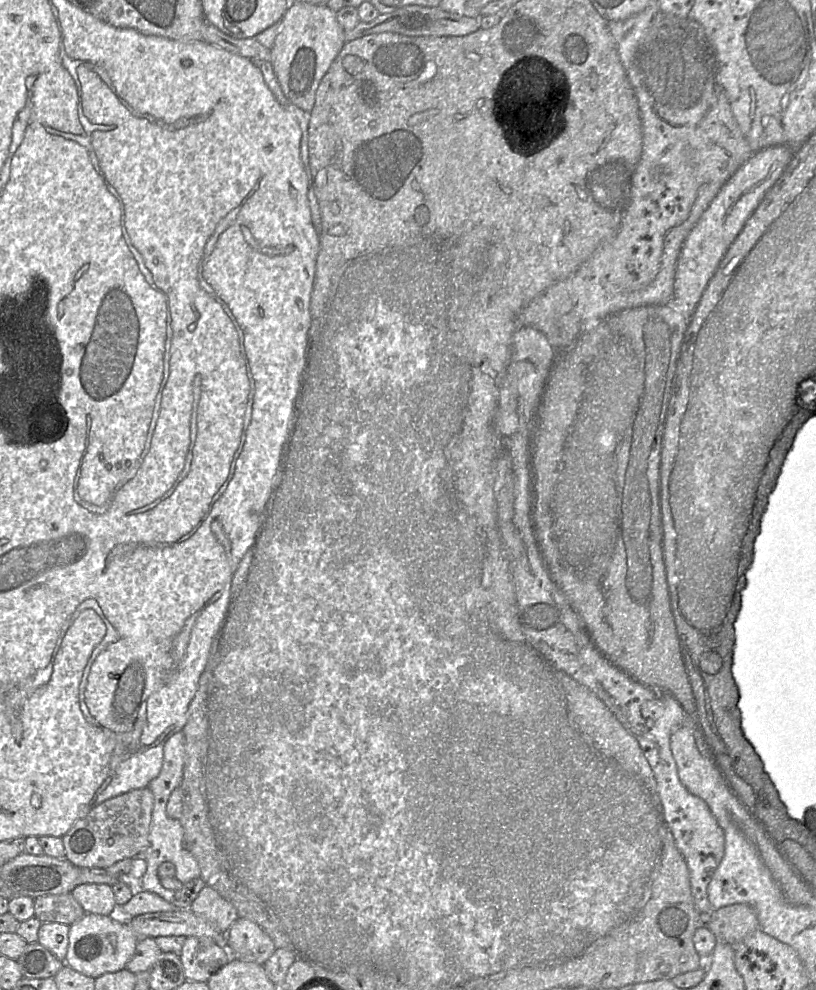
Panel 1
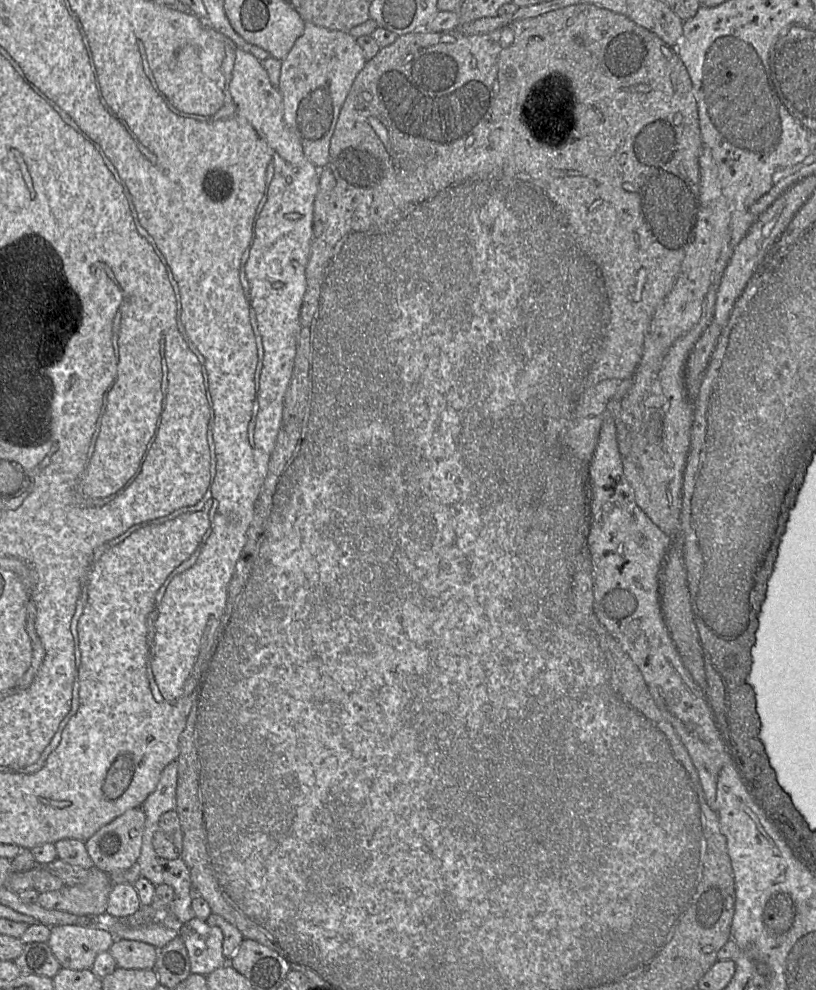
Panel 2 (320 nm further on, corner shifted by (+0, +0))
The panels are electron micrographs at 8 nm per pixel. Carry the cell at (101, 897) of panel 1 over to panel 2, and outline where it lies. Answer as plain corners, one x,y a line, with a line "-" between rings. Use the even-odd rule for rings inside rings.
114,883
106,910
107,923
124,921
142,909
139,895
133,883

